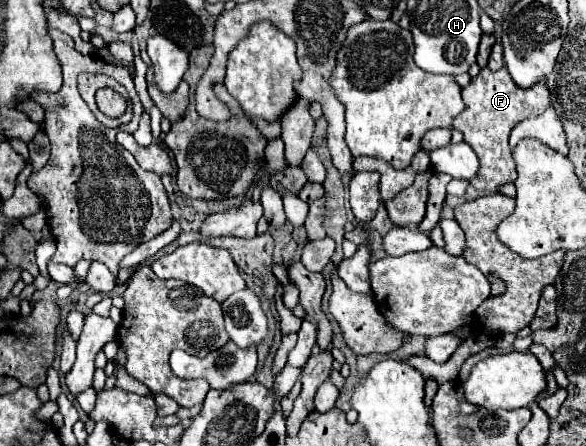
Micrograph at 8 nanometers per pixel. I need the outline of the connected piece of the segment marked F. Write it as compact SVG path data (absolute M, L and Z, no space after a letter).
M486 67L480 71L478 77L472 79L466 89L462 89L462 99L466 109L460 113L460 117L454 119L452 127L464 133L464 141L476 151L480 159L480 169L470 183L478 191L496 193L502 185L516 181L516 165L508 145L508 135L512 127L528 117L540 115L550 105L550 91L544 81L536 83L532 89L520 89L512 81L506 67L498 71L490 71Z

